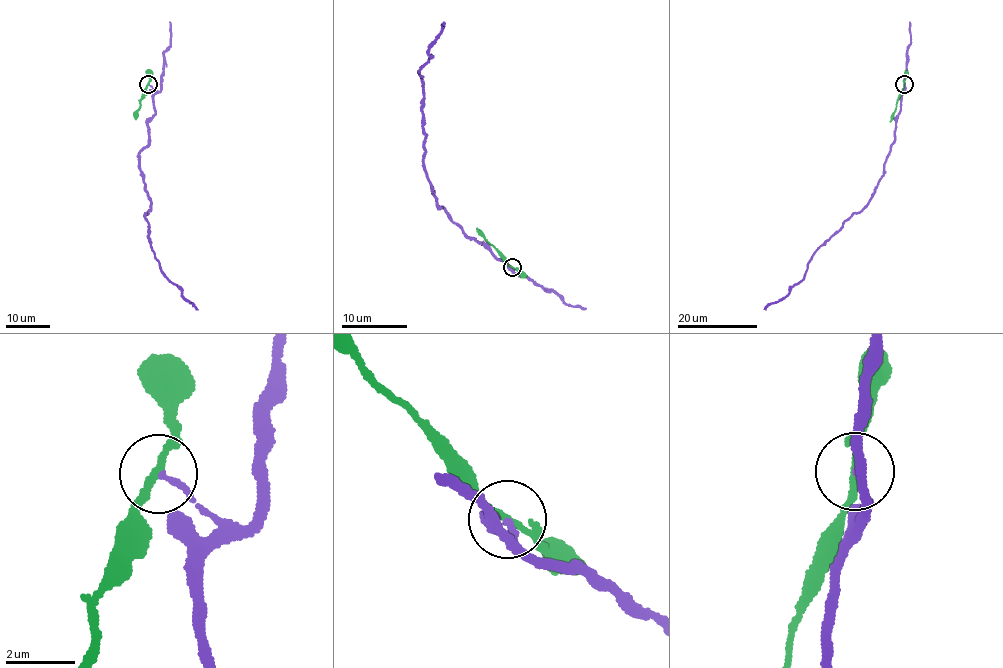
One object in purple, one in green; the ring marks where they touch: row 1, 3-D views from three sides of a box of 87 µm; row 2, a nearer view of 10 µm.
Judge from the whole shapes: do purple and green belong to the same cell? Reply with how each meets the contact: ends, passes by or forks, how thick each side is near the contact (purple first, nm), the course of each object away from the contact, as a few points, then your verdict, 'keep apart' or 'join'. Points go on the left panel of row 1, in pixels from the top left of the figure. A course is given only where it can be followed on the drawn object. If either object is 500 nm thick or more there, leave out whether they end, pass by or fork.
purple ends there; green passes by; 170 nm thick on the purple side, 180 nm on the other; purple runs (148, 84), (155, 115), (139, 156), (151, 248), (162, 273), (198, 310); green runs (148, 84), (135, 120); keep apart

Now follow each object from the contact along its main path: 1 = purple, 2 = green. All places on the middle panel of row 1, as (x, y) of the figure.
1: (512, 267), (513, 270), (449, 219), (448, 212), (435, 204), (422, 166), (423, 87), (417, 73), (444, 25)
2: (512, 267), (502, 261), (476, 227)

